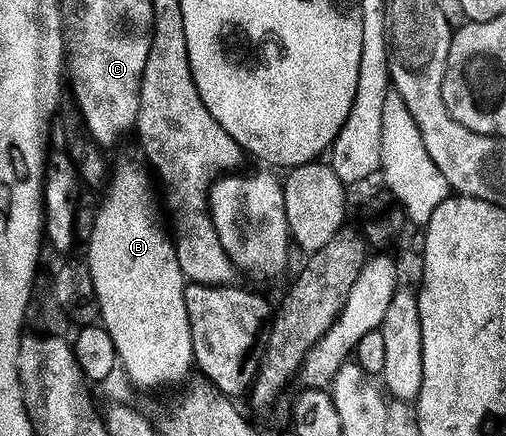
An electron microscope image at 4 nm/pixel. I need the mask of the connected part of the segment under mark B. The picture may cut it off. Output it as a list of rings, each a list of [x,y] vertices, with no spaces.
[[[122,158],[118,163],[113,163],[106,182],[110,182],[106,186],[106,195],[103,196],[102,203],[97,203],[94,227],[85,243],[84,263],[89,268],[92,284],[95,285],[101,325],[112,338],[121,369],[126,369],[127,376],[136,385],[154,390],[157,386],[170,386],[173,382],[180,381],[192,370],[193,338],[190,335],[188,310],[185,308],[185,288],[188,282],[182,277],[174,238],[164,225],[159,199],[158,202],[154,199],[154,190],[146,175],[147,167],[139,162],[134,158]]]

